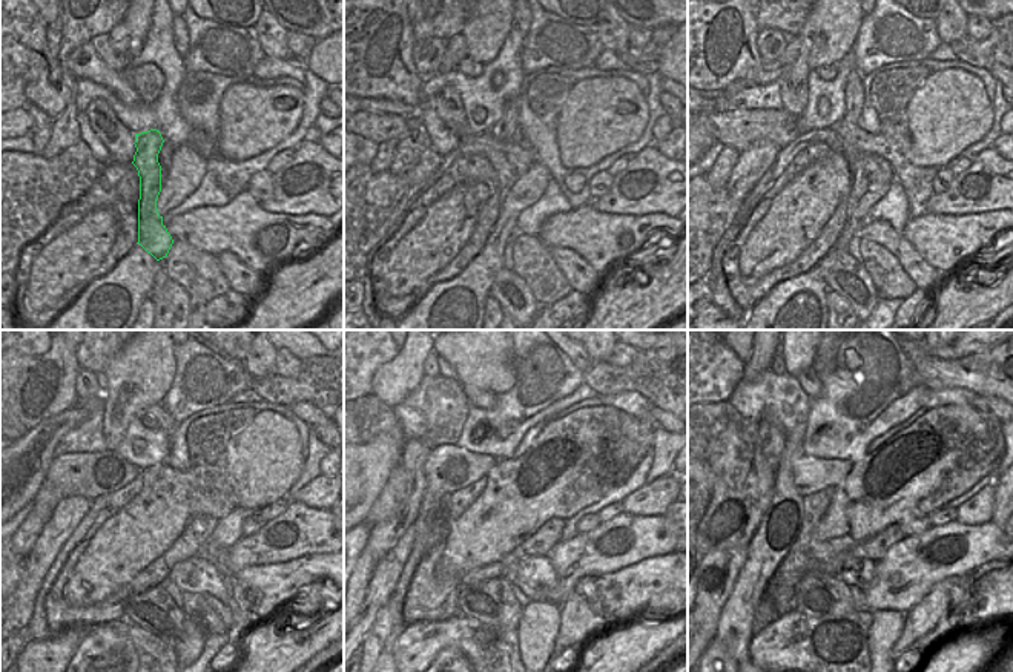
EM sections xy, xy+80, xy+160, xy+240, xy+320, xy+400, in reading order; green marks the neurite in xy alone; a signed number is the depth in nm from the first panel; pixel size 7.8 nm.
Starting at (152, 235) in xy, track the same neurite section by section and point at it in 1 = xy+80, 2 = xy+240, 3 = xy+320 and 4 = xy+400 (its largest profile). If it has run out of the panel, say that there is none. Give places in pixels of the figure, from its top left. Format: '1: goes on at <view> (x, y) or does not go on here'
1: goes on at xy+80 (505, 129)
2: goes on at xy+240 (168, 425)
3: goes on at xy+320 (481, 399)
4: goes on at xy+400 (809, 381)

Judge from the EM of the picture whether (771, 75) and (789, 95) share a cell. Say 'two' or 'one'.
two

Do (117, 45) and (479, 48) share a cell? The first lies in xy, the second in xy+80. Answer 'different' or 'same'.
different

